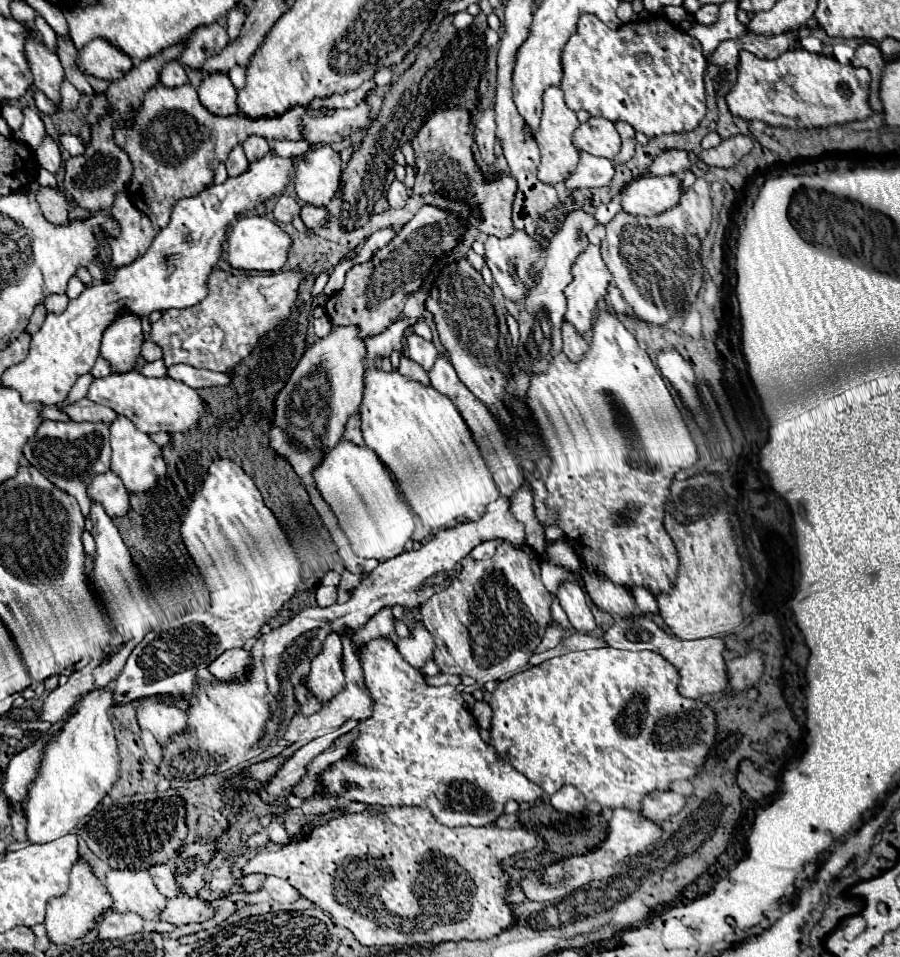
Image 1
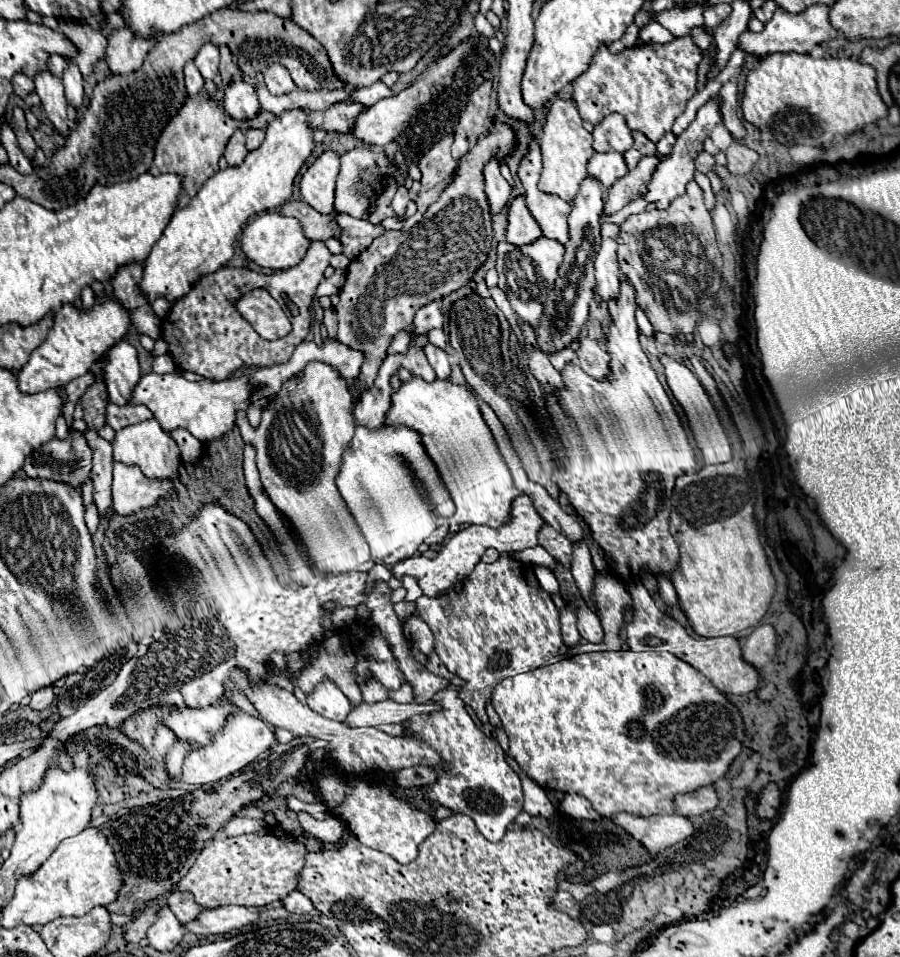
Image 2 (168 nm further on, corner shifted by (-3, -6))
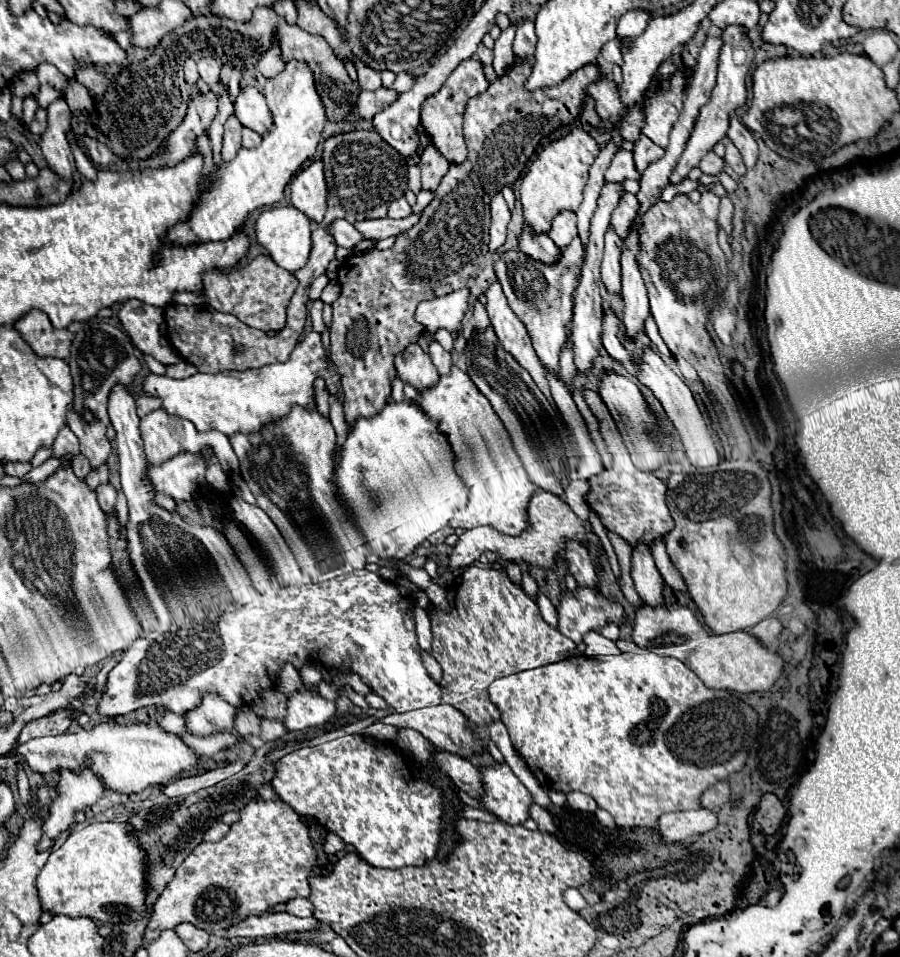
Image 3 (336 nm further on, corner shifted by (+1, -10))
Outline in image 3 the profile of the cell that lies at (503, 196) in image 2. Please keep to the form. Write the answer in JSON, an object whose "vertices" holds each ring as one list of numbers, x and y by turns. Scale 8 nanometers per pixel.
{"vertices":[[497,192,491,198,491,242,489,242,489,250,497,250,505,242,505,232,507,232,509,220,511,220,509,206,503,200,501,192]]}

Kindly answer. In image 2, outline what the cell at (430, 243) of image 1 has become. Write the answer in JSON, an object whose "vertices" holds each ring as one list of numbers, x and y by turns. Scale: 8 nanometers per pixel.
{"vertices":[[491,124,475,148,459,160,455,178,427,208,421,222,413,226,411,232,403,234,399,230,387,230,347,266,347,280,339,292,341,300,335,308,339,318,337,340,365,356,355,380,359,390,373,386,377,370,397,332,403,330,415,338,415,312,431,300,467,286,473,274,485,264,491,250,493,228,487,194,483,190,483,166,493,158,503,160,511,156,515,144,515,130,509,124]]}

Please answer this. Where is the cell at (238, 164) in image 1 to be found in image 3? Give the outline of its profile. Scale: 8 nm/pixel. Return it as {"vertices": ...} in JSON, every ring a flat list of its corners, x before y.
{"vertices":[[231,116,225,122,225,134,223,134,223,162,231,162,239,148,241,148,241,130,243,126,239,124,239,120,235,116]]}

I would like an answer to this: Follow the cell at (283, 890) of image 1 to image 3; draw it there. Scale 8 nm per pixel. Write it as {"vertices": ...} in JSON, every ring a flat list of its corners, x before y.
{"vertices":[[293,898,287,902,287,912,299,918,305,918,313,914,313,904,307,898]]}

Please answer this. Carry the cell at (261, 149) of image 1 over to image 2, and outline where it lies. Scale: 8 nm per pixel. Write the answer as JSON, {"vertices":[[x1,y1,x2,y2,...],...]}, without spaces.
{"vertices":[[249,128,247,130,247,150,255,150,257,146,261,146,265,138,265,132,259,130,259,128]]}

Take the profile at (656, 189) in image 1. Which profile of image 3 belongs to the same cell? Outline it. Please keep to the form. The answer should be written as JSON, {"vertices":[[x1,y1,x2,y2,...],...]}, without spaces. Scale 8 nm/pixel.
{"vertices":[[727,26,723,32,723,48,721,48,721,56,719,56,719,70,717,70,717,84,711,92,711,98,709,102,699,110,699,116,695,120,695,128,685,144,685,150,683,154,679,156,679,162,677,166,673,168,673,174,669,178,669,184,679,184,687,178,689,170,693,170,699,160,709,152,713,150,713,146,725,136,727,128,729,128,729,116,731,112,735,112,737,106,743,106,745,100,747,100,747,86,745,86,745,78,747,78,747,72,749,72,749,66,753,64,753,48,751,48,751,42,747,38,747,32,743,26]]}

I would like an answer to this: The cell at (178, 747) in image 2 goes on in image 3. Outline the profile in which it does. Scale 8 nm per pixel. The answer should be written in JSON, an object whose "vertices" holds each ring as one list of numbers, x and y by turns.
{"vertices":[[219,732,219,734,211,734,207,738,201,736,193,736,193,734,183,734,181,740,187,746,193,746,193,750,201,757,203,763,202,770,208,770,215,767,214,760,219,758,219,752,237,744,241,740,241,736,237,734,227,734,227,732]]}

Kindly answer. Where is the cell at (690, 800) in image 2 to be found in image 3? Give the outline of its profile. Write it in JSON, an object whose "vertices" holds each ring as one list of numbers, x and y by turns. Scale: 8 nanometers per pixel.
{"vertices":[[717,782,709,790,705,790,705,794,701,794,701,806,709,808,709,810,717,810,729,800,729,794,731,794,729,784,727,782]]}

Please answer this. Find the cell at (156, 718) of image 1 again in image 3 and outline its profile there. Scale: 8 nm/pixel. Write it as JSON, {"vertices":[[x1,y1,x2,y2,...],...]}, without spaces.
{"vertices":[[205,694,203,702,183,714,185,726,195,736,211,736,217,732,233,732,239,708,221,700,217,694]]}

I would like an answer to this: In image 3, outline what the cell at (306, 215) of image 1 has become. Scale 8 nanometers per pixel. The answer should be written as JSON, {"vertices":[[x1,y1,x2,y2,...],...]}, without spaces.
{"vertices":[[411,214,409,218,403,218,403,220,391,220,391,218,361,220,361,222,355,222,353,226,365,236,365,240,379,242,379,240,385,240,389,236,399,236,401,232,409,230,417,220,419,220,419,216]]}

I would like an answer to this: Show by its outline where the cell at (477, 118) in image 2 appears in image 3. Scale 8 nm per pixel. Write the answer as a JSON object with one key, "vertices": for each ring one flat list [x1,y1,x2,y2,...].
{"vertices":[[467,60,461,62,453,74,447,78,447,82,443,84,443,88,439,92,443,92,439,96,439,92,431,98,425,100,423,110,421,110,421,122,427,130,427,134,433,140,433,146,437,150,441,150,441,154,451,162,451,164,461,164,467,158,467,150,465,150,465,140,463,140,463,114,465,114,465,106,469,102,469,98,475,98,477,94,485,92,489,88,489,82,483,76,483,66,479,60]]}

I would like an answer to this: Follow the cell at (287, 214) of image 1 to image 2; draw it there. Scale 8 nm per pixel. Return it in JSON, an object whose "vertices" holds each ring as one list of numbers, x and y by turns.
{"vertices":[[285,202,279,208,281,214,285,216,295,216,305,230,305,236,309,240,327,240,327,238,339,238,341,236,341,226,335,222,337,212,331,214,319,214,305,202]]}

